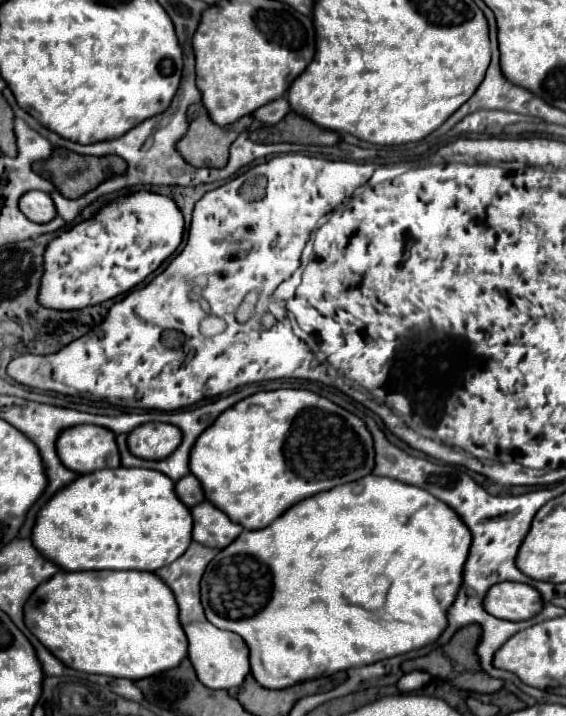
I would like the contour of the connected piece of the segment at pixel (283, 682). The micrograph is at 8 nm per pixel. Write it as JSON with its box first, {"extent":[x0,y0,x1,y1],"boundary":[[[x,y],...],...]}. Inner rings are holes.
{"extent":[200,475,472,689],"boundary":[[[368,475],[360,481],[334,487],[330,491],[324,491],[320,495],[296,503],[266,529],[244,531],[236,541],[232,541],[226,549],[222,549],[206,567],[206,573],[200,583],[202,605],[212,625],[226,631],[234,631],[248,643],[250,669],[254,679],[266,689],[286,689],[290,685],[334,675],[338,671],[346,671],[352,667],[384,661],[434,643],[444,633],[448,625],[448,609],[452,607],[458,589],[462,587],[462,579],[464,579],[462,573],[464,573],[464,563],[468,559],[470,545],[472,545],[472,533],[466,527],[466,523],[460,519],[460,515],[454,513],[452,507],[448,507],[446,503],[442,503],[440,499],[436,499],[434,495],[430,495],[420,487],[404,485],[388,477]]]}

